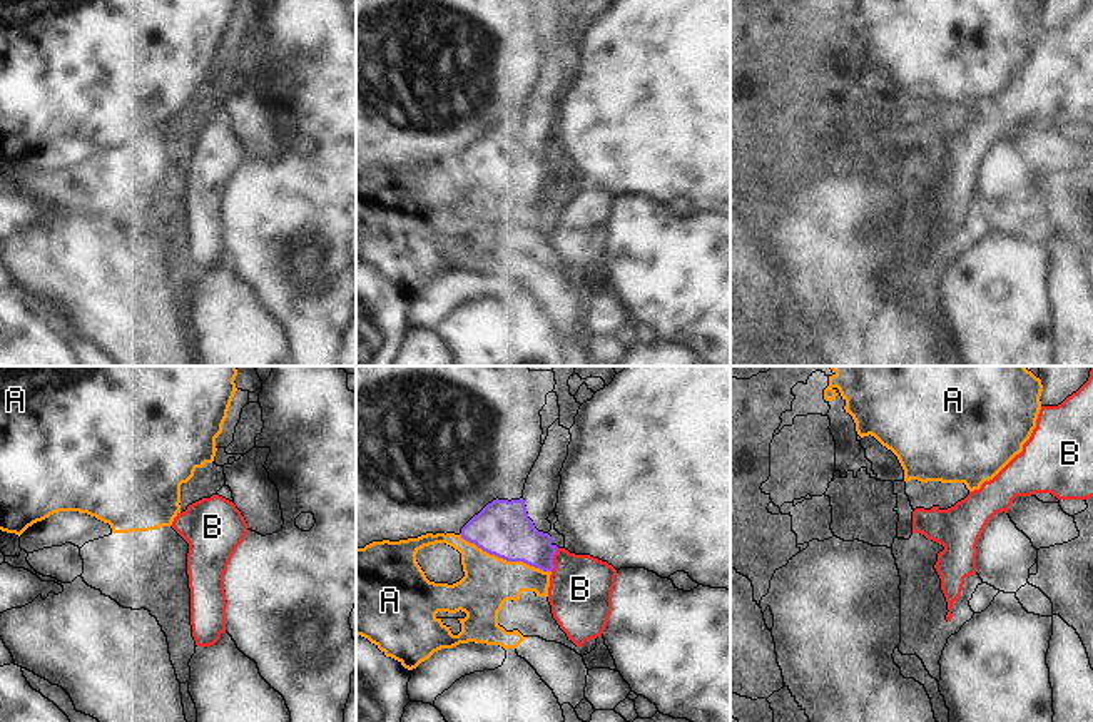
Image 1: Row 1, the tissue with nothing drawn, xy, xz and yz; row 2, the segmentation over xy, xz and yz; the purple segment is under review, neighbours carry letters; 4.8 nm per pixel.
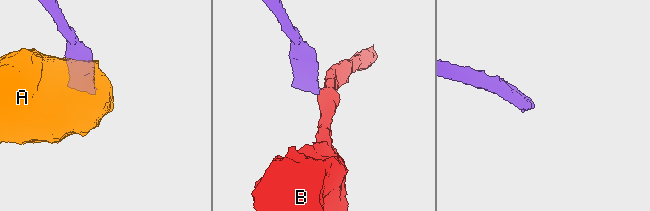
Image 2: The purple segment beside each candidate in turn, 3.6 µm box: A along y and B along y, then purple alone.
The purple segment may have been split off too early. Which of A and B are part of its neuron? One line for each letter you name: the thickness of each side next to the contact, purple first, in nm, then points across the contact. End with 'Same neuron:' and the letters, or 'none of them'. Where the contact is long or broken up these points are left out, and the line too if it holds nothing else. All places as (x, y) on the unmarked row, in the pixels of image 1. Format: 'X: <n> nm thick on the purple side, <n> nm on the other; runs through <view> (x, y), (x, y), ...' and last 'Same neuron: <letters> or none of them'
Same neuron: none of them

